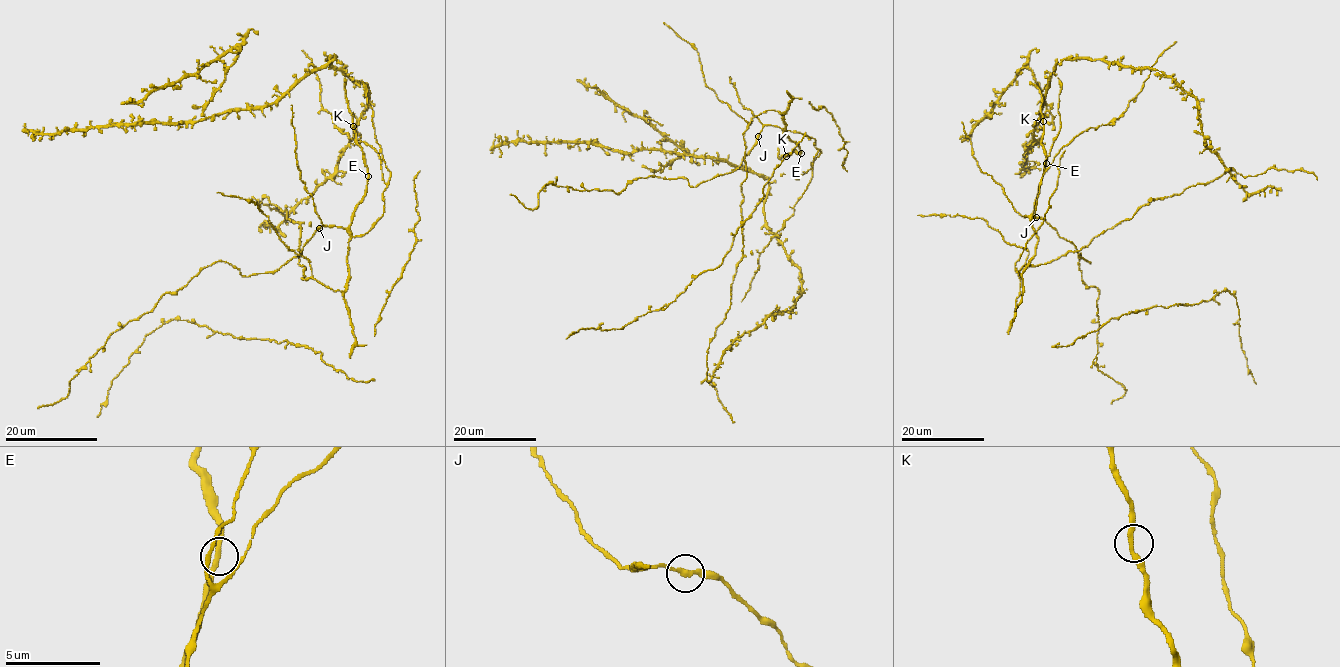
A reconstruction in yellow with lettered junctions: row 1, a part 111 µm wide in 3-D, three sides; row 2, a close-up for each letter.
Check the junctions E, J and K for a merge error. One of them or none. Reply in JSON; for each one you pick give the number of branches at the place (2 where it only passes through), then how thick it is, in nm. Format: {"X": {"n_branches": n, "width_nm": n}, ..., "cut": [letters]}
{"cut": []}

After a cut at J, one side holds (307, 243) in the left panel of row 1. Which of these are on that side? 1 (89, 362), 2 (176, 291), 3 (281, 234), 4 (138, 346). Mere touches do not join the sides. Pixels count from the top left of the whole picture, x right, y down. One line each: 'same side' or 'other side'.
1: same side
2: same side
3: other side
4: other side

